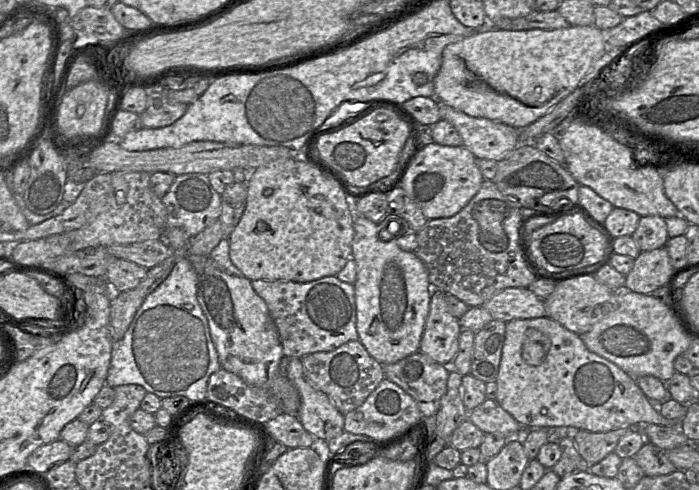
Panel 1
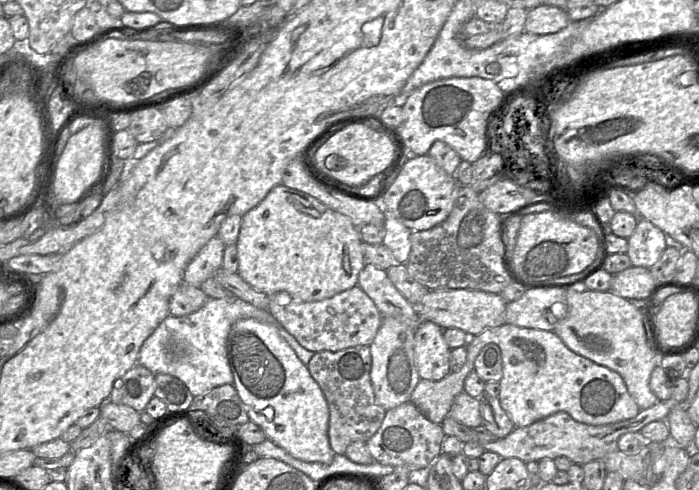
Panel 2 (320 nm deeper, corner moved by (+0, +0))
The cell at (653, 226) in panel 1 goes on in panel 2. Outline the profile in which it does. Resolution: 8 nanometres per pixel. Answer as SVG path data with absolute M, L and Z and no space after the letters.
M644 218L639 219L633 234L627 240L627 255L632 266L650 269L667 248L665 233Z

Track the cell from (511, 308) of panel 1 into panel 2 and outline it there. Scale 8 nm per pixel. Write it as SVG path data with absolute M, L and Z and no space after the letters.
M438 289L429 290L415 306L423 320L431 321L442 329L461 329L469 337L474 337L486 329L505 324L506 305L500 294L470 289Z

